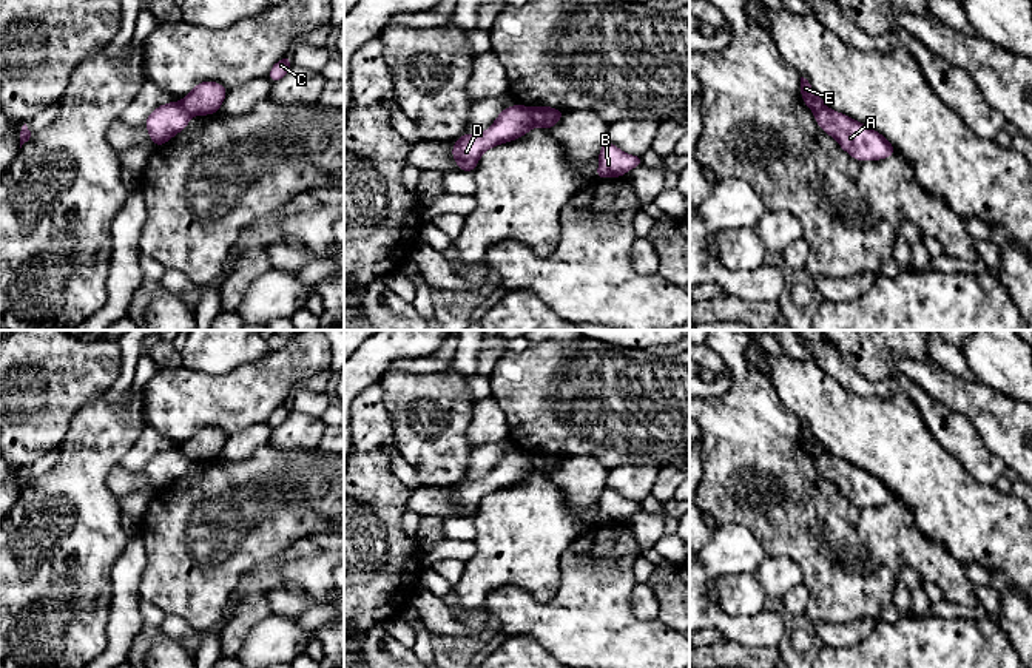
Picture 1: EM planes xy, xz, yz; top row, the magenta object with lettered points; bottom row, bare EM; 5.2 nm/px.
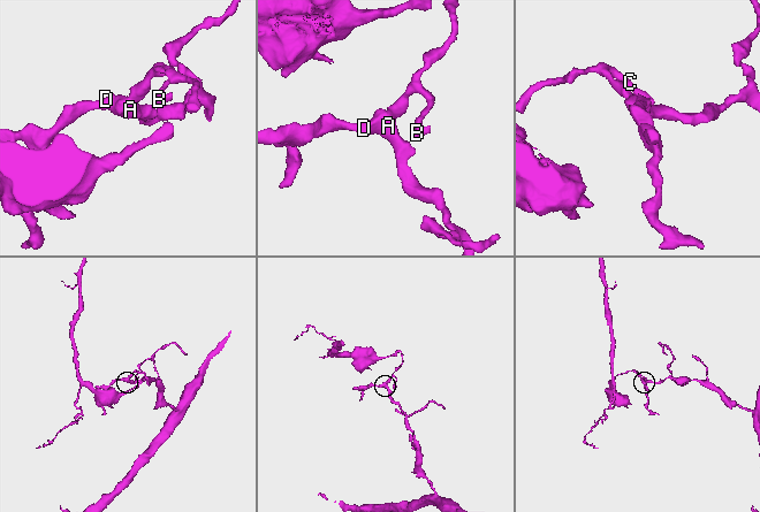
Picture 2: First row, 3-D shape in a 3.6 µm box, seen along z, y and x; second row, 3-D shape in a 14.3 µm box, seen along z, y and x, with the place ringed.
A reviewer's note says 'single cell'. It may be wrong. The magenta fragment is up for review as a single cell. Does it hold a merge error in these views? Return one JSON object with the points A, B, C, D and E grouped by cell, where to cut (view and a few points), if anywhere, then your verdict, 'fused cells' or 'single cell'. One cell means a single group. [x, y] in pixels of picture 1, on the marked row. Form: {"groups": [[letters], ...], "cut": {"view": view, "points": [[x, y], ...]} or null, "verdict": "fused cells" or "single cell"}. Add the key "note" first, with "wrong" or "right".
{"note": "wrong", "groups": [["A", "D"], ["B", "C", "E"]], "cut": {"view": "xz", "points": [[528, 108], [537, 125]]}, "verdict": "fused cells"}

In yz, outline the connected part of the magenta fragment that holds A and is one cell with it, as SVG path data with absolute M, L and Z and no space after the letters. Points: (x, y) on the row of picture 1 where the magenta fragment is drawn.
M824 106L814 113L816 123L830 134L853 159L881 160L896 154L893 145L873 128Z

